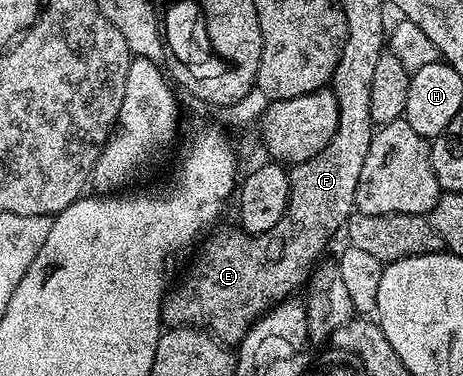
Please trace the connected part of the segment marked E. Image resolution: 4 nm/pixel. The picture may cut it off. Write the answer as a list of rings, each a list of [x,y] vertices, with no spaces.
[[[294,216],[290,220],[280,218],[282,228],[273,228],[260,234],[251,236],[242,231],[241,227],[222,228],[219,232],[211,231],[201,241],[202,249],[190,268],[190,273],[182,280],[178,289],[171,291],[162,301],[162,322],[167,329],[196,328],[209,332],[215,340],[226,346],[237,346],[248,334],[250,325],[269,312],[275,304],[287,299],[291,294],[303,287],[307,279],[307,269],[300,266],[298,256],[298,224],[294,224]]]

